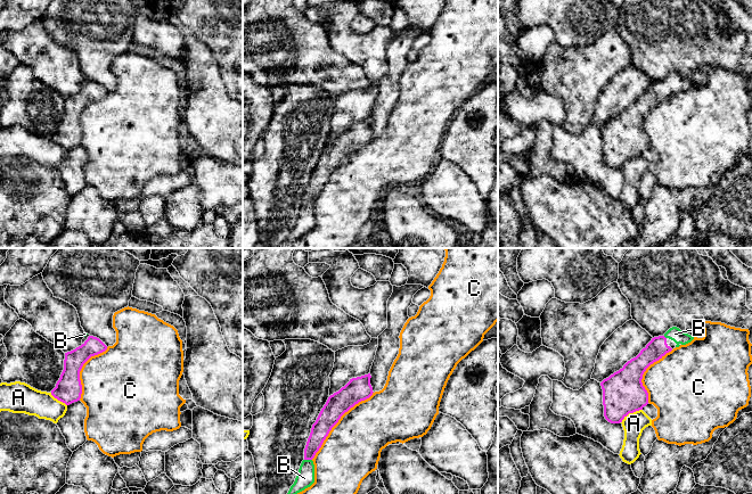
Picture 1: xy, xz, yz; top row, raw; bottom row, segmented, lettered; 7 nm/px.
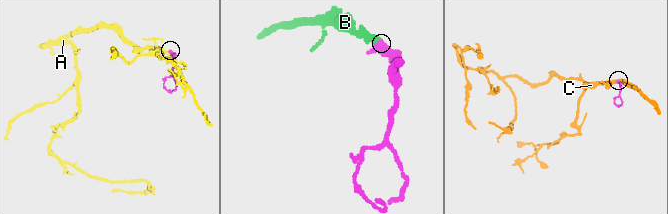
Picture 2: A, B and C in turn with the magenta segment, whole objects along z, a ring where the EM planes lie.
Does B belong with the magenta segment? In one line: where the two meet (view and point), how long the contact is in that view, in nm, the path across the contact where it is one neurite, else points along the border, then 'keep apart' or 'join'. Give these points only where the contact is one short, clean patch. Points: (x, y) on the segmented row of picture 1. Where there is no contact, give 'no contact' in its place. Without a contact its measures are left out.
xz (308, 459) | 60 nm | across xz (320, 429), (308, 459), (304, 478) | join

